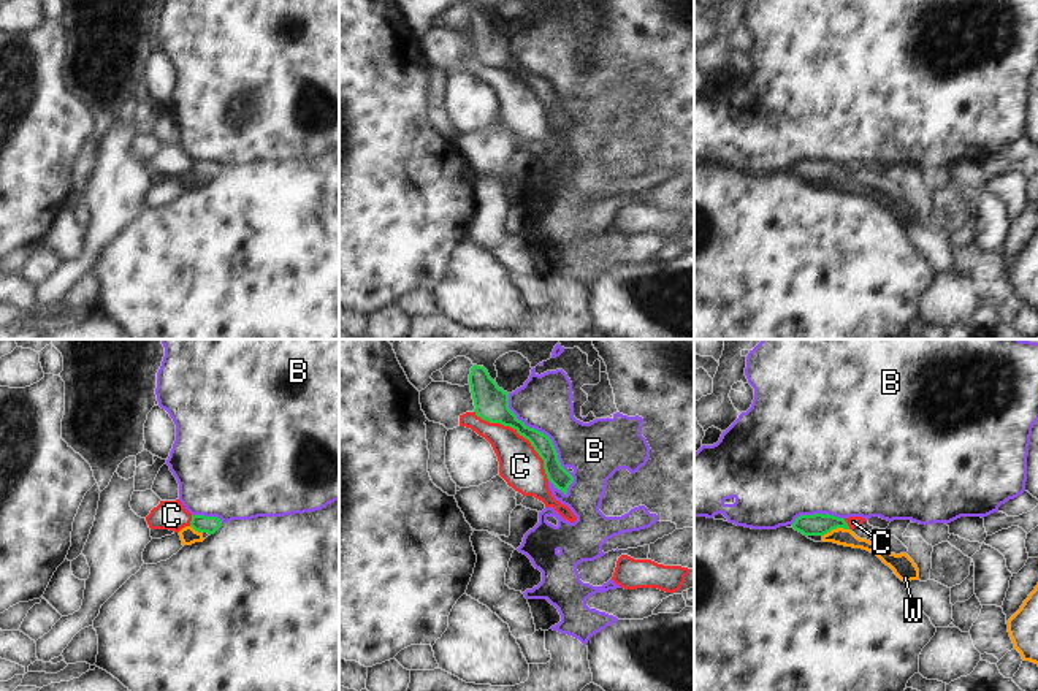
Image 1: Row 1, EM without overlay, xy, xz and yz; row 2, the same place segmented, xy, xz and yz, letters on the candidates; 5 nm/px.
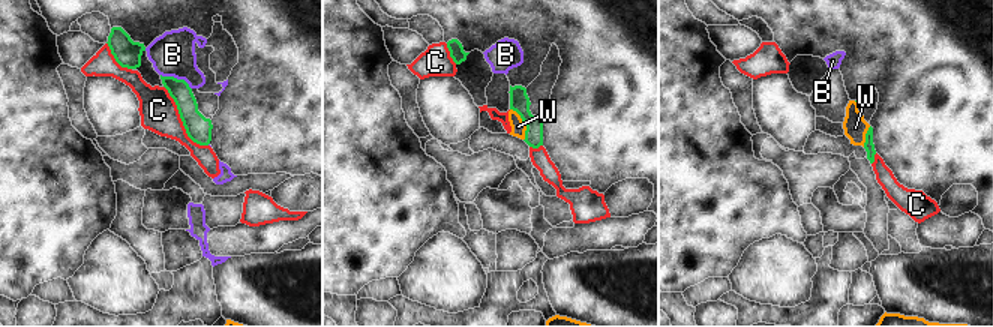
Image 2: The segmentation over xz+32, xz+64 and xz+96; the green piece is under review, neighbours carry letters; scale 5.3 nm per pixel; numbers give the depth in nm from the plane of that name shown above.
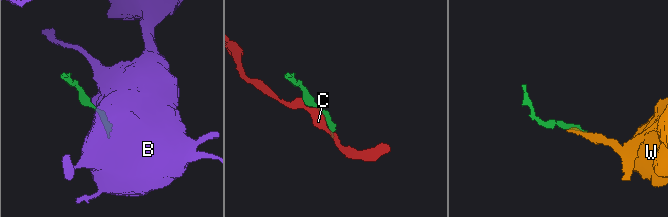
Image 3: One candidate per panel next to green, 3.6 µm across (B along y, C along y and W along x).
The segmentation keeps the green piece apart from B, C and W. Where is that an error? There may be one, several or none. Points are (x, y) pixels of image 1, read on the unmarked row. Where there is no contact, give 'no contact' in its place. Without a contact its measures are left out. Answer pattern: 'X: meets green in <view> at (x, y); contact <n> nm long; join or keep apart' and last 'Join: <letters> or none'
B: meets green in xz at (550, 84); contact 600 nm long; keep apart
C: meets green in xz at (520, 80); contact 500 nm long; keep apart
W: meets green in yz at (837, 171); contact 160 nm long; keep apart
Join: none

